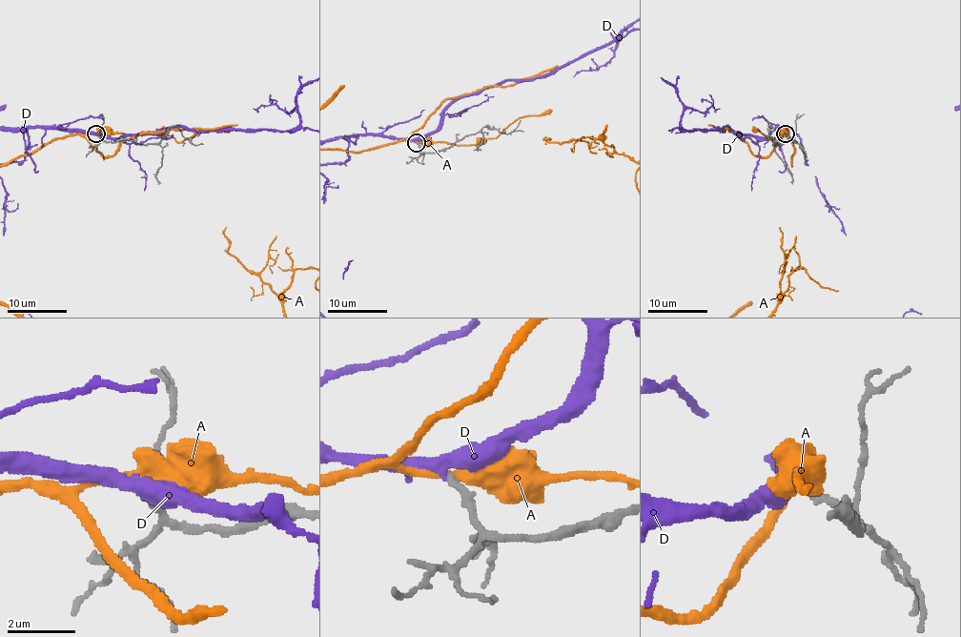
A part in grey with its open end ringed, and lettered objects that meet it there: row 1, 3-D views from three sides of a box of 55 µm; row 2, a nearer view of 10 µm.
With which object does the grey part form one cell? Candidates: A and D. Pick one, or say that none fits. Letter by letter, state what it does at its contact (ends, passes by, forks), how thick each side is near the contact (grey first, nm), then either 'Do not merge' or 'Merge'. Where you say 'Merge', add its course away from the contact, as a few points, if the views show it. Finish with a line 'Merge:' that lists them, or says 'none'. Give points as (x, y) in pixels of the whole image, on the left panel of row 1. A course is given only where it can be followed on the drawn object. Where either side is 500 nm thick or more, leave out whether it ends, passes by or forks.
A: It passes by. Thickness 220 nm (grey) against 360 nm. Do not merge
D: It passes by. Thickness 240 nm (grey) against 360 nm. Merge
Merge: D

